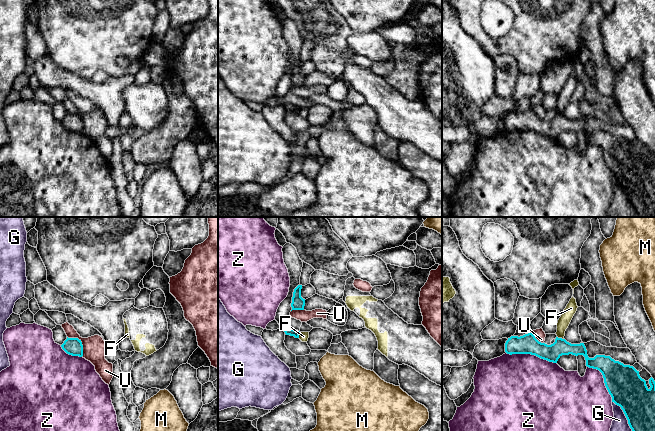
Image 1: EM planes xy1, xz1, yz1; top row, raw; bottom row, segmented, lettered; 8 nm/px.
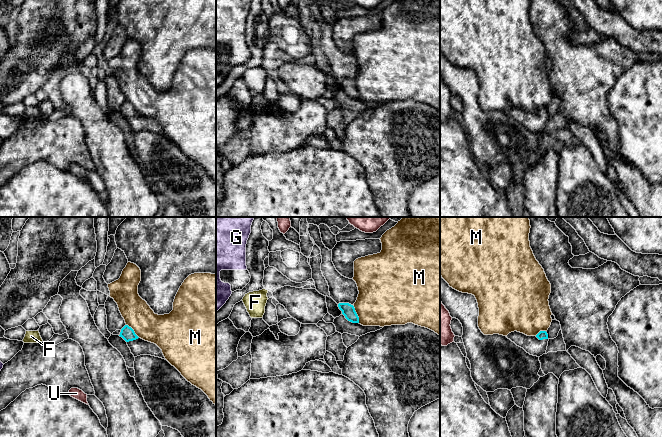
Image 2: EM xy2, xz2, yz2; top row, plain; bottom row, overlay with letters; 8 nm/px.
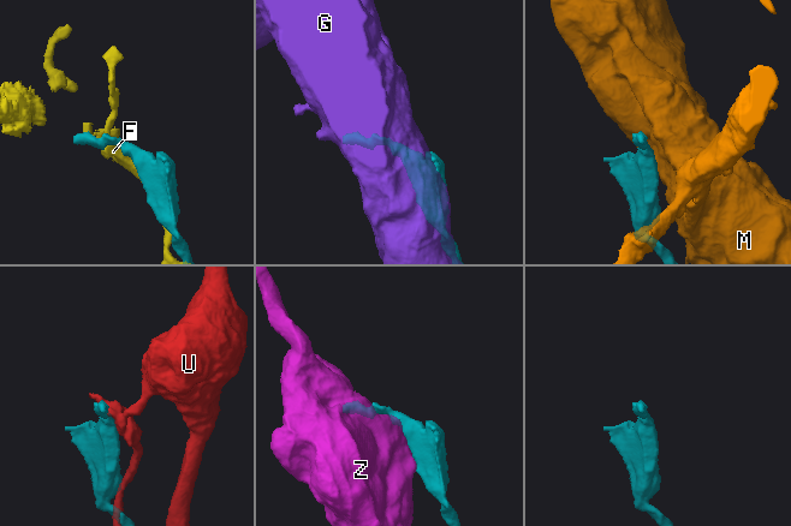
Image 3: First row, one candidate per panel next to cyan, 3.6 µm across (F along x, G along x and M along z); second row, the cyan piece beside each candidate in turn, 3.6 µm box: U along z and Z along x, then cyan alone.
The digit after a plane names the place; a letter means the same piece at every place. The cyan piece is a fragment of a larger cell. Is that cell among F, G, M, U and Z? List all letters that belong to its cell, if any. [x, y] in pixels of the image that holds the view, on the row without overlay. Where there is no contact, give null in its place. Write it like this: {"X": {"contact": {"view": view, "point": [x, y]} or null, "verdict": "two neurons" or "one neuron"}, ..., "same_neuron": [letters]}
{"F": {"contact": {"view": "yz1", "point": [560, 114]}, "verdict": "two neurons"}, "G": {"contact": {"view": "yz1", "point": [627, 195]}, "verdict": "two neurons"}, "M": {"contact": {"view": "xz2", "point": [356, 90]}, "verdict": "two neurons"}, "U": {"contact": {"view": "xy1", "point": [81, 118]}, "verdict": "two neurons"}, "Z": {"contact": {"view": "yz1", "point": [531, 130]}, "verdict": "two neurons"}, "same_neuron": []}

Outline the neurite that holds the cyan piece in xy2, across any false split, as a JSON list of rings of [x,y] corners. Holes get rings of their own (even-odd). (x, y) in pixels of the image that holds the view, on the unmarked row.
[[[125,101],[121,105],[119,112],[127,118],[127,121],[130,124],[131,129],[134,131],[134,133],[140,131],[151,131],[165,135],[162,126],[156,120],[139,114],[135,110],[134,106],[128,101]]]

